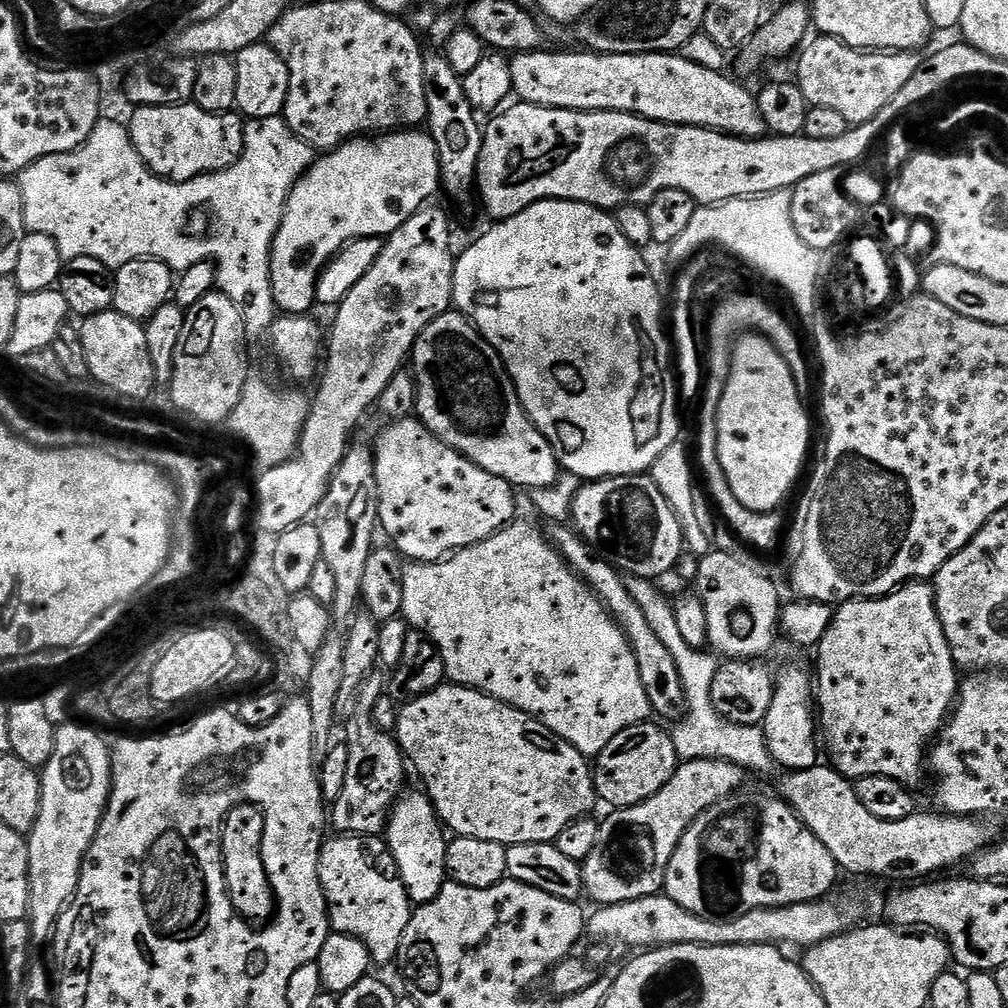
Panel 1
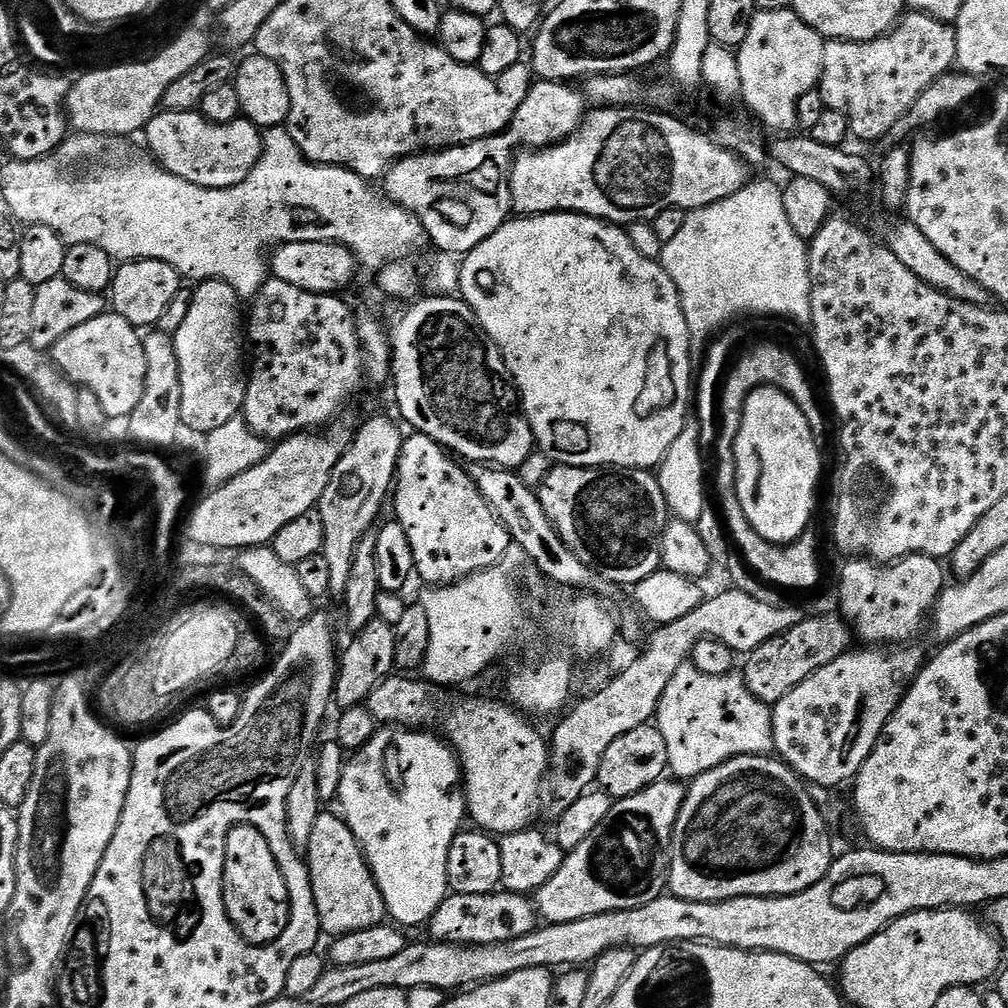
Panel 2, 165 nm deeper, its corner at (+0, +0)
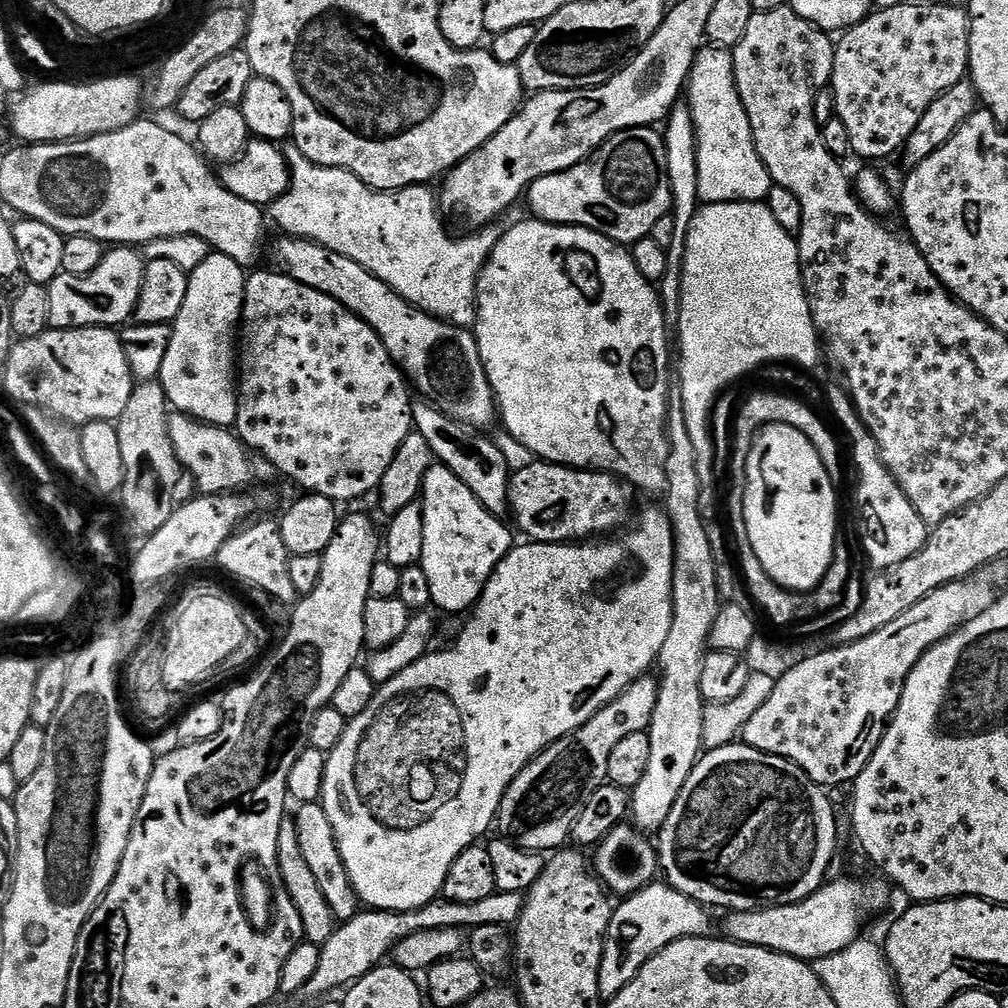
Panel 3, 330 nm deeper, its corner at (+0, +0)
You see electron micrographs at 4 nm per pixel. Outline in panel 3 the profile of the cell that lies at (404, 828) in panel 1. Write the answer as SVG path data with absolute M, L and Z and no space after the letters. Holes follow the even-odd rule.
M663 507L646 509L641 514L640 521L638 520L639 516L635 521L635 524L637 523L636 528L629 527L627 531L620 534L625 534L625 536L617 535L615 538L604 538L599 542L569 542L566 544L534 544L524 542L521 548L520 545L513 547L512 551L506 554L506 558L502 558L502 562L494 570L490 582L486 582L484 593L480 595L480 601L476 603L475 608L471 609L470 615L467 617L469 620L465 622L464 629L460 632L460 637L449 648L444 648L441 652L436 652L436 650L429 651L427 655L421 657L413 665L407 666L401 673L396 674L394 678L390 678L389 681L379 685L373 691L372 701L368 703L366 710L362 710L362 714L349 719L346 726L346 734L342 734L342 742L338 742L338 746L334 746L334 750L327 753L328 761L326 762L326 774L324 775L322 803L326 810L326 818L330 818L330 826L334 826L334 838L338 842L338 850L342 854L342 862L346 866L346 874L350 878L354 890L360 895L361 905L367 906L372 910L381 908L387 912L405 912L406 910L414 910L415 908L426 906L431 900L437 899L444 891L446 874L450 874L450 866L454 866L454 858L458 858L458 854L462 854L462 850L473 847L479 841L476 840L479 836L485 835L484 837L487 837L489 835L489 833L487 834L488 827L491 824L493 827L497 823L500 803L506 794L506 790L514 782L516 775L539 752L546 751L554 742L558 742L558 738L578 731L586 722L590 722L590 718L594 718L594 714L598 714L598 710L602 710L602 706L614 702L636 679L653 671L654 665L660 659L662 642L666 642L666 634L670 634L670 626L672 625L672 583L674 582L674 562L676 561L676 539L672 536L672 523L668 520L668 513Z

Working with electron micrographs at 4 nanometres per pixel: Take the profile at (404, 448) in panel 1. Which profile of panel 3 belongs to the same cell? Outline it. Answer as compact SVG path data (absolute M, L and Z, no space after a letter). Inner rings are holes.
M433 462L430 470L426 470L424 485L420 491L422 497L422 558L419 565L426 570L426 579L430 581L430 598L435 607L440 607L444 612L464 612L475 608L484 593L486 582L494 574L494 570L506 558L506 554L514 547L512 541L513 529L504 525L505 521L498 516L491 516L474 498L470 486L458 478L442 463Z

